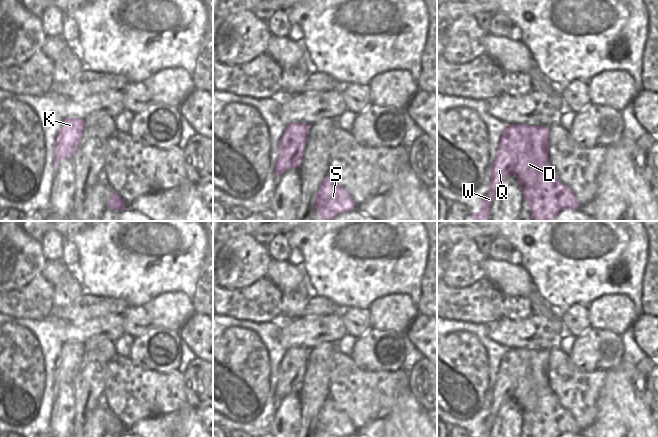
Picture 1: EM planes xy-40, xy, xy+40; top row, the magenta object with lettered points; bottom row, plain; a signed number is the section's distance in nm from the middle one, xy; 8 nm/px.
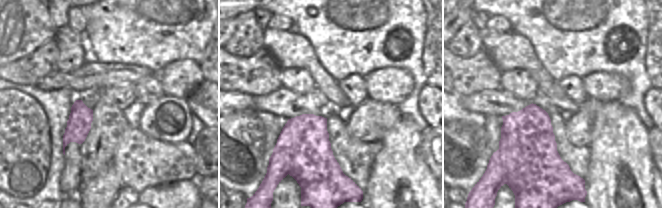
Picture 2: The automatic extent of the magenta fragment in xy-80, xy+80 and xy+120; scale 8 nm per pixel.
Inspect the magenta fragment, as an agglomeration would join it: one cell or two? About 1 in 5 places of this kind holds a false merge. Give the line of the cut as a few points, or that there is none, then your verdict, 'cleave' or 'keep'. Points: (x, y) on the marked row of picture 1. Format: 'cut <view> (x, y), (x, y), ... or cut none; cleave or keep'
cut xy+40 (525, 125), (528, 129), (527, 144), (519, 155), (512, 173); cleave

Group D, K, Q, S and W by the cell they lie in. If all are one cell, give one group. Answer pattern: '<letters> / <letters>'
D S / K Q W

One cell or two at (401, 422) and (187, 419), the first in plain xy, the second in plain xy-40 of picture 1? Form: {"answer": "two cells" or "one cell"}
{"answer": "one cell"}

